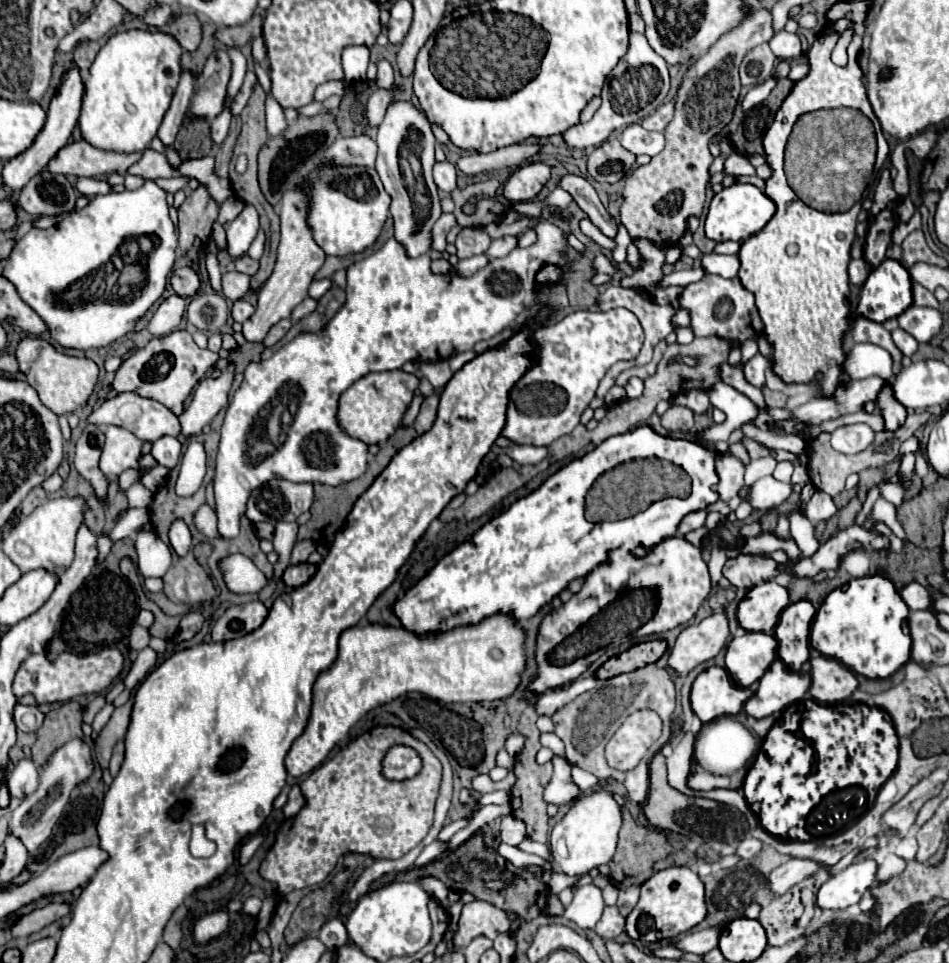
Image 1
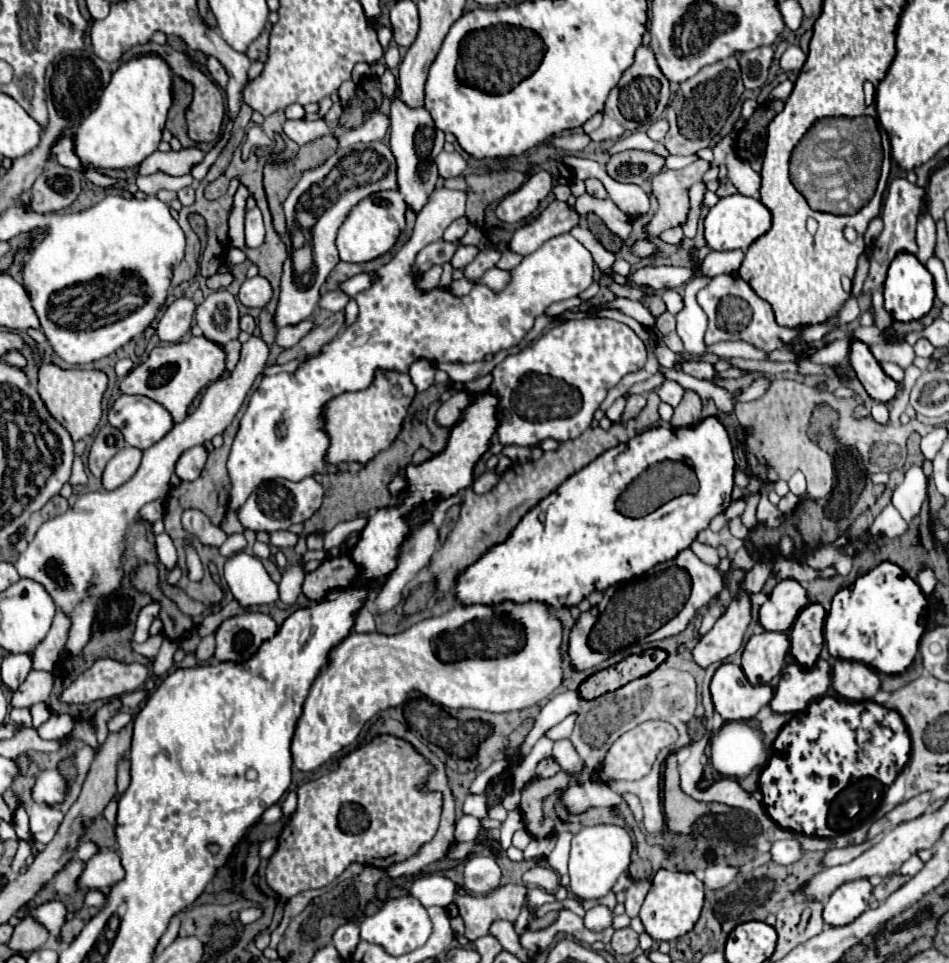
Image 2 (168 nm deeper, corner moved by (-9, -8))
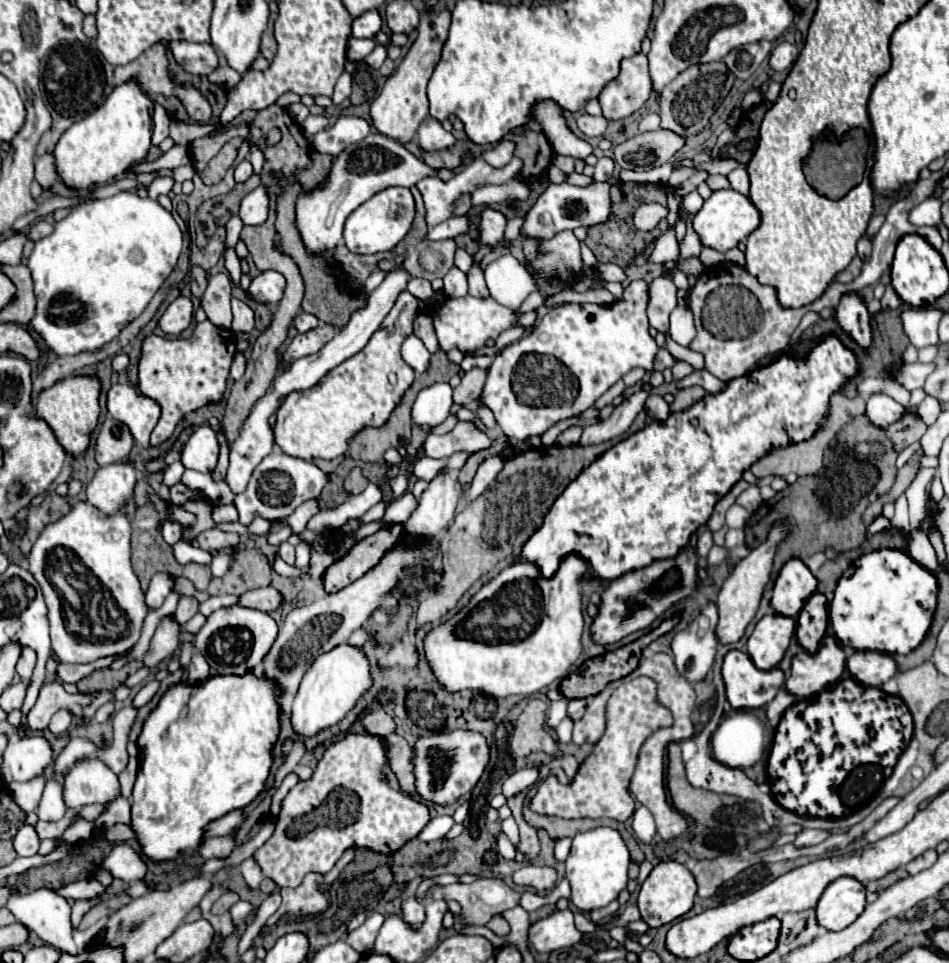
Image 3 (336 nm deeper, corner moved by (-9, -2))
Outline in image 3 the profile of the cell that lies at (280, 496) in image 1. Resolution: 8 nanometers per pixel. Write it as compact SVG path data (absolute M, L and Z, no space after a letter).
M275 449L255 469L247 491L235 497L239 521L247 525L255 517L287 519L301 503L305 503L307 499L317 499L321 489L325 487L325 483L327 483L327 475L315 463L305 461L305 459L297 459L297 457L287 457L285 453L279 453Z

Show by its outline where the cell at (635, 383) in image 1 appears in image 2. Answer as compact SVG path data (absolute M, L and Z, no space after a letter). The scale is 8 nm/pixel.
M629 395L627 397L627 407L625 407L623 415L621 415L621 421L627 421L627 419L635 417L645 407L645 403L647 403L645 395Z

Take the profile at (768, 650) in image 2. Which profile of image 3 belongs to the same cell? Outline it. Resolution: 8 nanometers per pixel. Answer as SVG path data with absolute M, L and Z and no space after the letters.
M777 613L765 615L755 625L755 631L747 641L753 663L763 671L777 667L777 663L783 659L787 651L787 645L791 643L793 633L795 633L793 617L785 617Z

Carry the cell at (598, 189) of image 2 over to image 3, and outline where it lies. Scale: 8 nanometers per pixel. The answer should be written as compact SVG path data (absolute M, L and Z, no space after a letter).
M601 157L595 165L593 179L595 181L609 181L611 175L613 175L613 169L615 169L615 161L611 157Z

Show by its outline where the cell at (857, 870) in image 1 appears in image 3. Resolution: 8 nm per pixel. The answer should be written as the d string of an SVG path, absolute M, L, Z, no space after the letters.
M839 877L823 891L817 903L817 923L829 931L851 925L865 909L865 887L853 877Z

